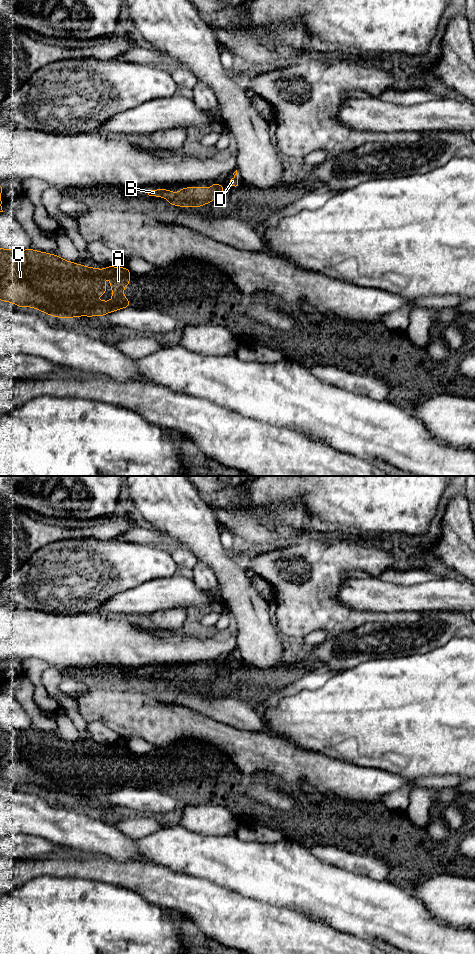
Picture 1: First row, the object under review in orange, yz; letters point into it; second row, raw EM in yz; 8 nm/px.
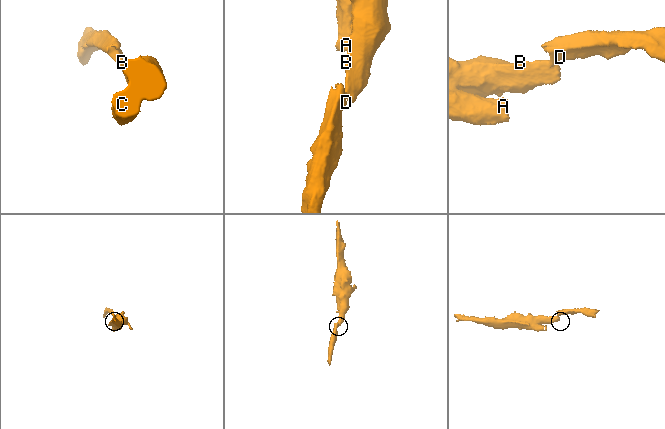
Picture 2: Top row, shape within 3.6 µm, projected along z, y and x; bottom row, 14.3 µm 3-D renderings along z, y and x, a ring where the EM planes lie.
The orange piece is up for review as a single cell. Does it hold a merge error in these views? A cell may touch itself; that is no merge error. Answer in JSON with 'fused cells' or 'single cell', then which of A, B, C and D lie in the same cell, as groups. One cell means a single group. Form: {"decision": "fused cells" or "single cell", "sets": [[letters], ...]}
{"decision": "single cell", "sets": [["A", "B", "C", "D"]]}

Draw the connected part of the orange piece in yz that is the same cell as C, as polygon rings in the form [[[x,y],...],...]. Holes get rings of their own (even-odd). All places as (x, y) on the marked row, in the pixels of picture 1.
[[[0,247],[0,301],[9,302],[16,306],[35,308],[45,314],[56,318],[75,317],[102,317],[123,308],[130,308],[130,299],[124,296],[124,286],[130,285],[131,270],[126,267],[106,266],[105,269],[88,267],[82,264],[67,261],[59,255],[41,252],[34,249],[3,249]],[[110,277],[112,286],[112,300],[99,301],[96,296],[106,295],[105,278]]]

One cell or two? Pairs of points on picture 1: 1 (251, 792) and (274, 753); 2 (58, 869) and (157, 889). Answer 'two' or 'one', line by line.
1: two
2: one

